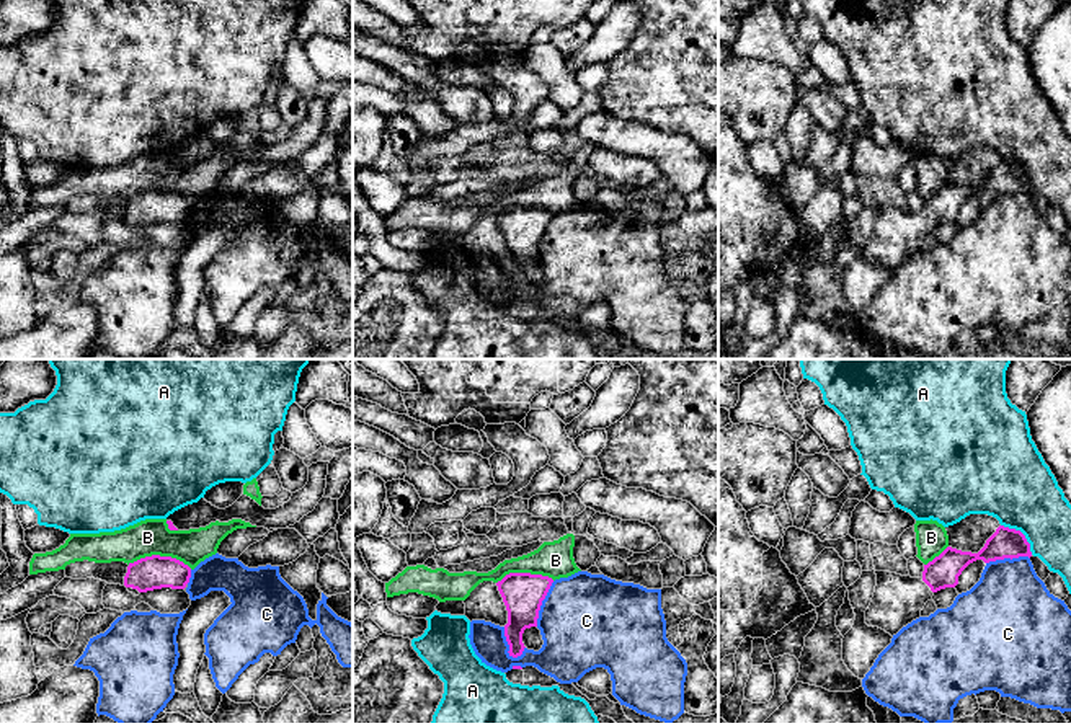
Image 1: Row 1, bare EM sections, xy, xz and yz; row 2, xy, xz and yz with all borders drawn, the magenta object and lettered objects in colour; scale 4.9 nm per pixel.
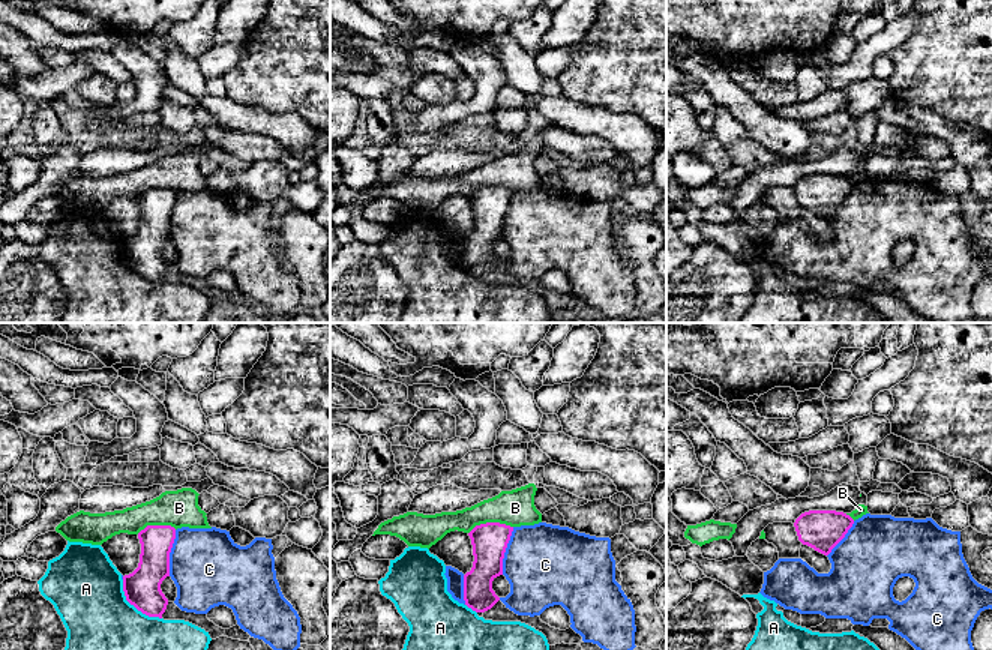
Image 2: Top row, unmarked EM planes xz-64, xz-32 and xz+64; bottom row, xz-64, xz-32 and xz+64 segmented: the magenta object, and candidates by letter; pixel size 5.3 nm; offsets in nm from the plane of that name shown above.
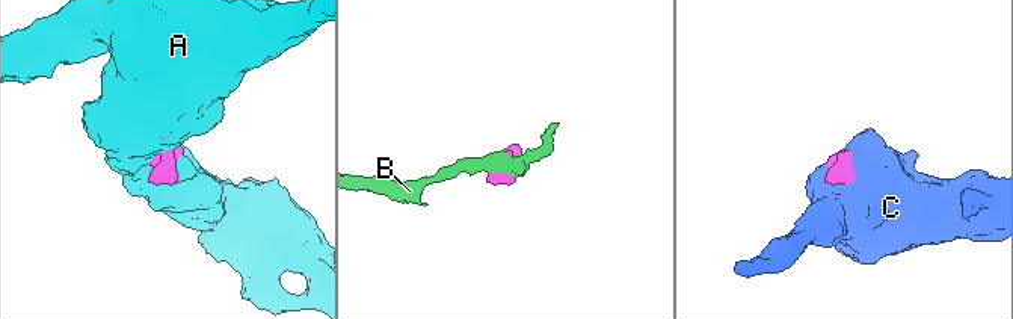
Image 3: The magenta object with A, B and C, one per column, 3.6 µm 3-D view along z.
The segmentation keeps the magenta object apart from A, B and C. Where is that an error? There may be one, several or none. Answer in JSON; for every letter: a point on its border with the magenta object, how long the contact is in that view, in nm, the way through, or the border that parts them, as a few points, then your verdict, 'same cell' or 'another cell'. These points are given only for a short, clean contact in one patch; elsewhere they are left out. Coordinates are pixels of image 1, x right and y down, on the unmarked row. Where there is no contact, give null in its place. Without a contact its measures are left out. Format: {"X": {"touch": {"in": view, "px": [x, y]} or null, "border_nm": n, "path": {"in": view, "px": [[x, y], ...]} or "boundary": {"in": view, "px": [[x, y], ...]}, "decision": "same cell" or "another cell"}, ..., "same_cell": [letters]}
{"A": {"touch": {"in": "yz", "px": [1022, 168]}, "border_nm": 220, "decision": "another cell"}, "B": {"touch": {"in": "xy", "px": [159, 190]}, "border_nm": 320, "boundary": {"in": "xy", "px": [[128, 198], [152, 190], [170, 190], [191, 203]]}, "decision": "another cell"}, "C": {"touch": {"in": "xz", "px": [508, 278]}, "border_nm": 170, "decision": "another cell"}, "same_cell": []}

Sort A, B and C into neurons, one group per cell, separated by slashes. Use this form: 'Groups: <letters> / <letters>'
Groups: A / B / C

